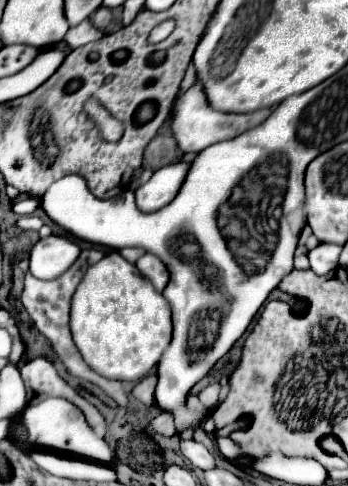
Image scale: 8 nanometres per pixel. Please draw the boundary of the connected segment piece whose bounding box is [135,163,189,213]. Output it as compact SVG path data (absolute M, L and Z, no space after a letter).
M171 163L153 173L153 177L135 191L137 207L145 213L159 211L169 205L177 195L183 179L189 171L189 163Z

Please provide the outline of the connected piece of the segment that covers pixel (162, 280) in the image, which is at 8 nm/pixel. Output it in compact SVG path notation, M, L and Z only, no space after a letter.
M145 253L145 255L137 261L137 269L141 271L141 275L145 275L145 277L153 283L153 287L155 287L157 291L163 291L165 285L169 283L169 271L167 271L167 267L165 267L163 261L161 261L157 255L153 255L153 253Z

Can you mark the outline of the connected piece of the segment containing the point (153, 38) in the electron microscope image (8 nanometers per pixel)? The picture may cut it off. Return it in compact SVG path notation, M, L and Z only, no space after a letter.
M165 20L151 31L148 41L156 44L165 40L172 33L174 27L175 22L173 20Z

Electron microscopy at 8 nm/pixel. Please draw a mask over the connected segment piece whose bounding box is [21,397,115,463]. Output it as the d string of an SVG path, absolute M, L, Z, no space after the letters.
M47 397L35 405L27 405L23 409L23 425L27 431L27 439L33 447L45 447L45 449L57 449L65 453L73 453L79 457L89 457L97 463L111 463L115 459L113 449L105 443L103 437L97 437L93 429L89 427L85 415L67 399L61 397Z

